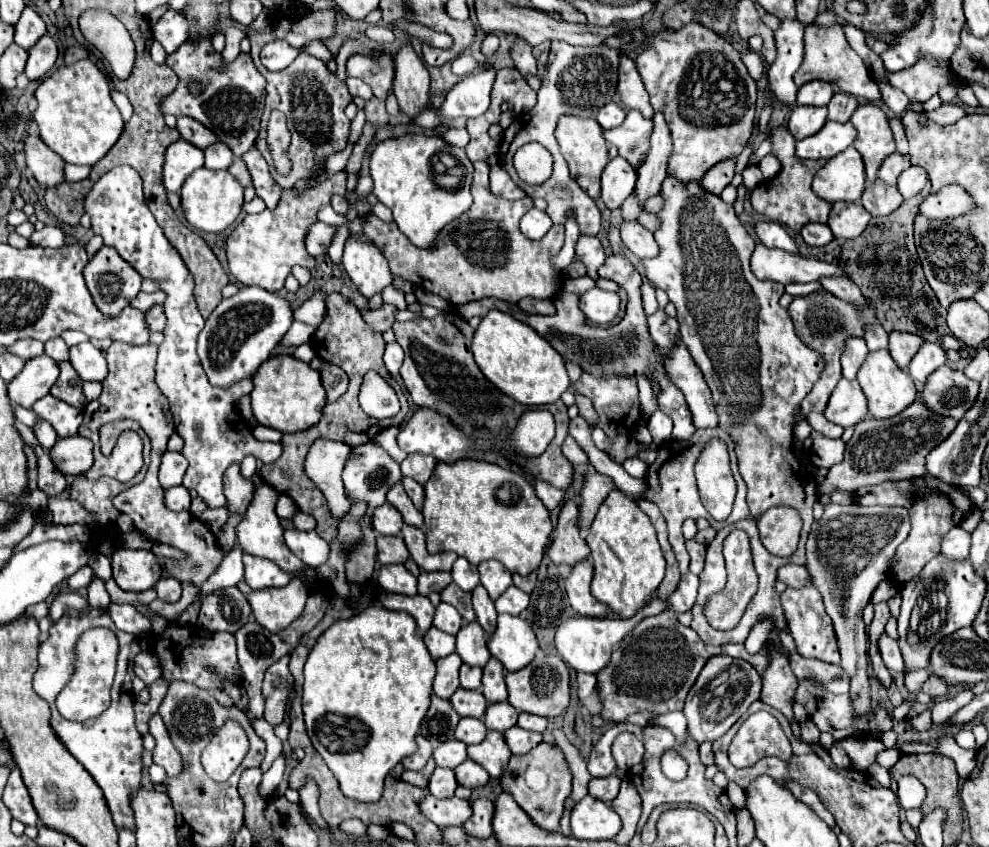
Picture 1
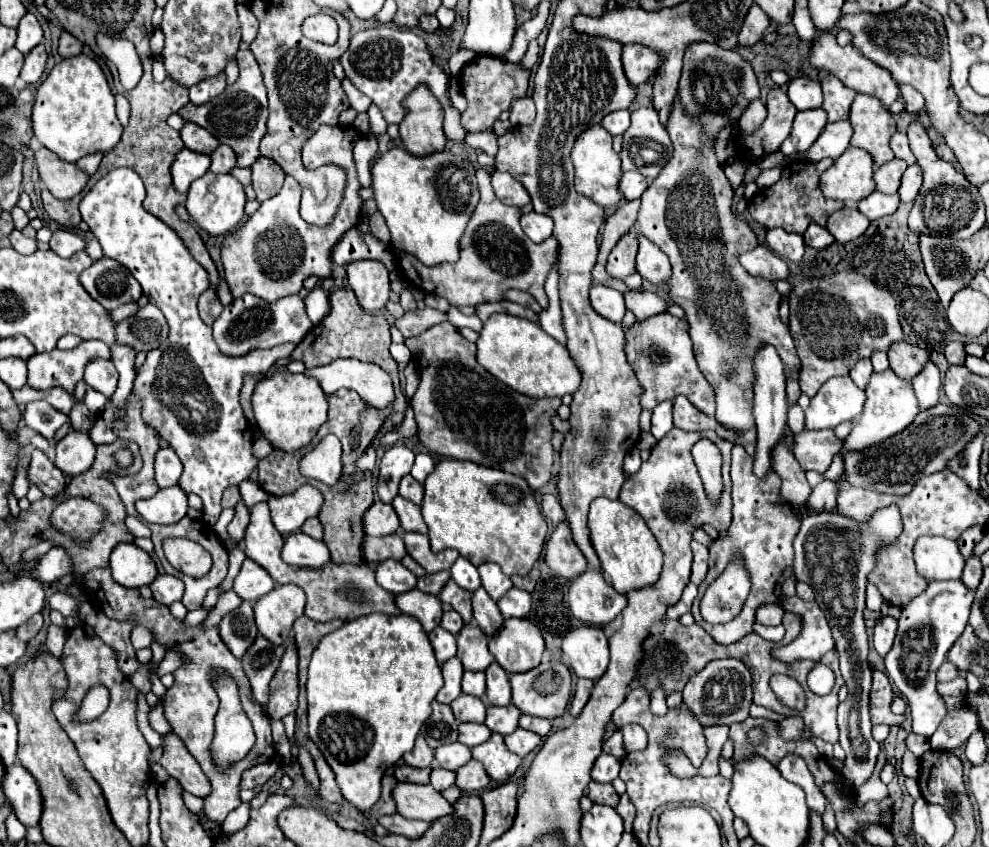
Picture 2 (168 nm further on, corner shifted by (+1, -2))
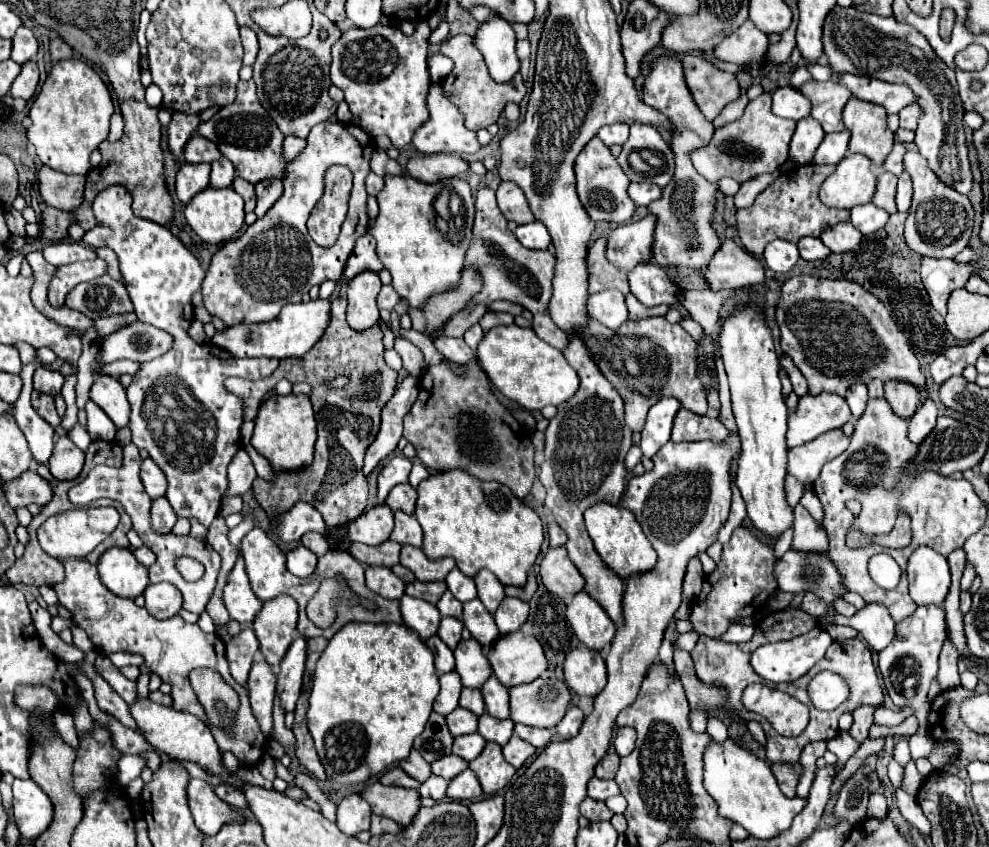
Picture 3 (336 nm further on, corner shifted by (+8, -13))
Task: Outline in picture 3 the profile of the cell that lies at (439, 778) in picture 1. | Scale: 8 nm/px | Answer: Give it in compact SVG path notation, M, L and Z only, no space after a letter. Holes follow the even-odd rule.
M431 776L429 780L425 780L419 788L419 794L423 798L433 798L433 800L443 800L445 798L445 790L447 790L447 782L441 776Z

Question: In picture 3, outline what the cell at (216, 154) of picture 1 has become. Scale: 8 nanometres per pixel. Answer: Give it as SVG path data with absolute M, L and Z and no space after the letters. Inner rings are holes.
M219 158L211 164L211 182L213 188L227 188L235 180L235 168L227 158Z

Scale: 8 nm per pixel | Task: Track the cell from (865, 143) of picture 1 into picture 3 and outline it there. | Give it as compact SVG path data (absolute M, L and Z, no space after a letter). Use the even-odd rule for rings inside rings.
M851 96L843 110L843 122L851 132L849 152L863 154L875 166L883 166L895 140L895 134L887 128L885 108Z

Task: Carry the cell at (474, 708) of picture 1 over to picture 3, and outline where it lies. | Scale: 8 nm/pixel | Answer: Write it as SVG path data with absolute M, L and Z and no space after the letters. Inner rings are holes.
M457 706L457 710L447 714L445 718L447 718L447 726L449 726L453 736L463 736L463 734L477 732L477 716L469 714L469 710L465 710L461 706Z

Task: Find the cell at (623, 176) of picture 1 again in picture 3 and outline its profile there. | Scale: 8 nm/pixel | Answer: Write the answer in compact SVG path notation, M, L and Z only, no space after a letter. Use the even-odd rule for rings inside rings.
M629 184L629 198L635 202L635 206L647 206L653 200L657 200L661 196L661 188L655 184Z

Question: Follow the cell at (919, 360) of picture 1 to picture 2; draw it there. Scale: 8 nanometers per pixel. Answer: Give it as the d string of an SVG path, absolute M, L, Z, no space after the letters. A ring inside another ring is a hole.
M930 361L928 367L924 367L922 375L918 375L912 381L912 387L914 387L914 393L918 397L920 411L936 407L940 403L940 387L942 387L942 379L940 379L938 367Z

